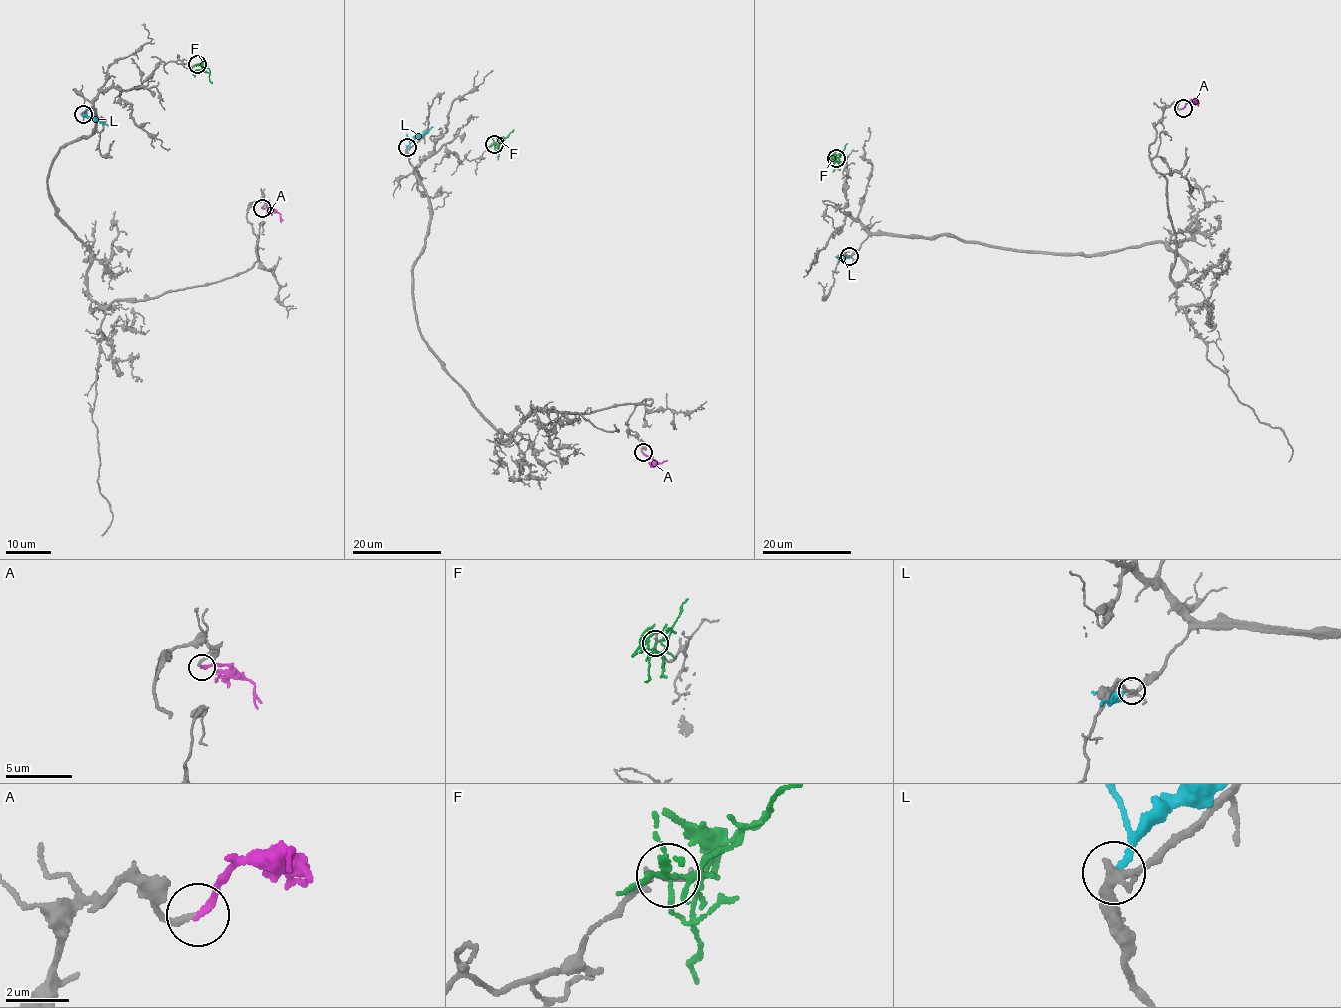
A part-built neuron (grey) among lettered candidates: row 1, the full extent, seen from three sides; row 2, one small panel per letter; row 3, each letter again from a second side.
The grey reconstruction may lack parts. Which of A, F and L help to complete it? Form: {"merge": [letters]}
{"merge": ["A"]}

